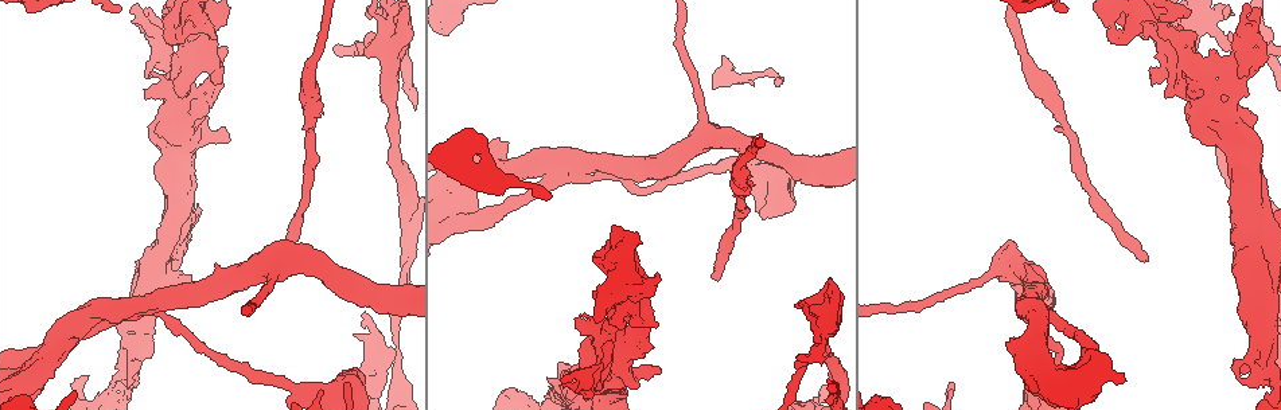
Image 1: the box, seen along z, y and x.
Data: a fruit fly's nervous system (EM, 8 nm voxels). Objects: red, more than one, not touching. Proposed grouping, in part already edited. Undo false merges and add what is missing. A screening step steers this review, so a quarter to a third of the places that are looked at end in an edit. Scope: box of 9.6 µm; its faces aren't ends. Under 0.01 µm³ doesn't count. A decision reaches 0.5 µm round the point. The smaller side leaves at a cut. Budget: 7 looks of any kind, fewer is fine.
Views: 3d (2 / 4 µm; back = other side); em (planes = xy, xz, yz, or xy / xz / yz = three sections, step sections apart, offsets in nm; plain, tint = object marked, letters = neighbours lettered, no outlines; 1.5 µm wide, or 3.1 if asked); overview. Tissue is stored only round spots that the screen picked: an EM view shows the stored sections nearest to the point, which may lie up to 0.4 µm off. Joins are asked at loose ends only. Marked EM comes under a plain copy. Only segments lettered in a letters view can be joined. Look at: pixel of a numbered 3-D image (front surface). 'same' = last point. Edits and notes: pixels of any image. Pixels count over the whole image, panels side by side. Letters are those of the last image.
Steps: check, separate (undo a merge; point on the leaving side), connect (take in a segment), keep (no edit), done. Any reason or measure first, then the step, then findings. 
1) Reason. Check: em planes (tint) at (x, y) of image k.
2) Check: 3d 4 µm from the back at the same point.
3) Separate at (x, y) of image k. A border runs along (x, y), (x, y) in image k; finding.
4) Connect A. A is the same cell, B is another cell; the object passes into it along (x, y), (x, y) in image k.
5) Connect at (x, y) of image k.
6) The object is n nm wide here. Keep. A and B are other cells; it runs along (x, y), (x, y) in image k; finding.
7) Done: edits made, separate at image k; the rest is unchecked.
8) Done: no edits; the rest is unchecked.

Free end. Check: 3d 4 µm from the back at (797, 306) of image 1.

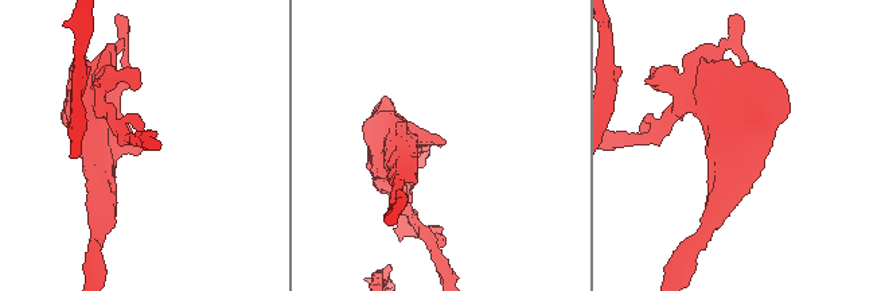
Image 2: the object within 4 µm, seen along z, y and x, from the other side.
Check: em planes (letters) at (440, 142) of image 2.

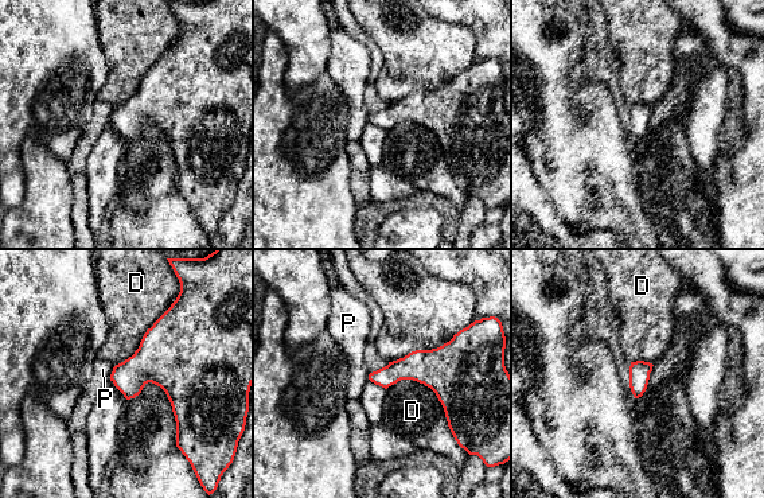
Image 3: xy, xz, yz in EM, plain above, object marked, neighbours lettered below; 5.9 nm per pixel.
Keep. D and P are other cells; none of them fits.

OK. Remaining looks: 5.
Thick turns thin. Check: 3d 4 µm at (1059, 106) of image 1.

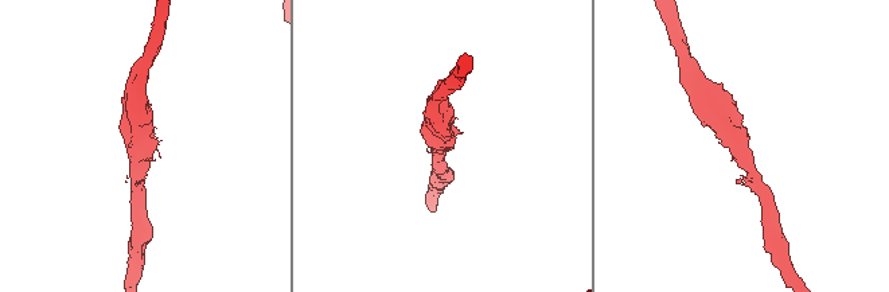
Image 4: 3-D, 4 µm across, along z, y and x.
The arms are 190, 220 nm wide. Check: em planes (letters) at (739, 141) of image 4.

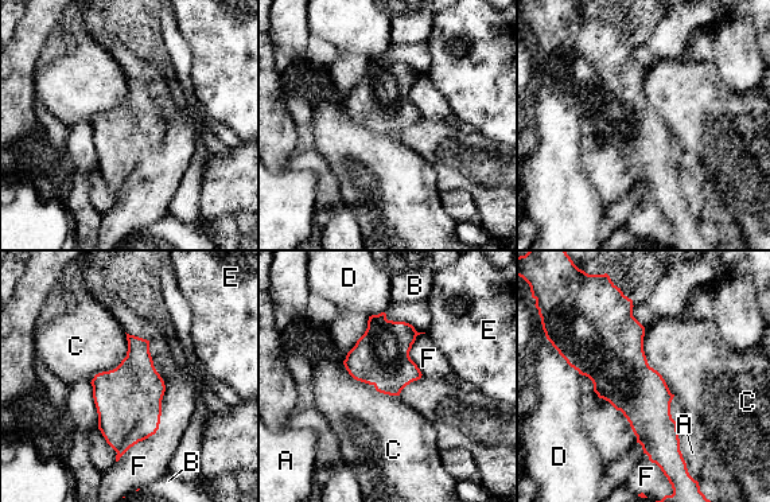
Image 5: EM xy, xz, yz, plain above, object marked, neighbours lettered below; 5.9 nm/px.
Keep. A, B, C, D, E and F are other cells; a border runs along (644, 330), (646, 362), (675, 396) in image 5; continuous, no second cell.

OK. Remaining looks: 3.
Branch stops here. Check: em planes (letters) at (120, 8) of image 1.

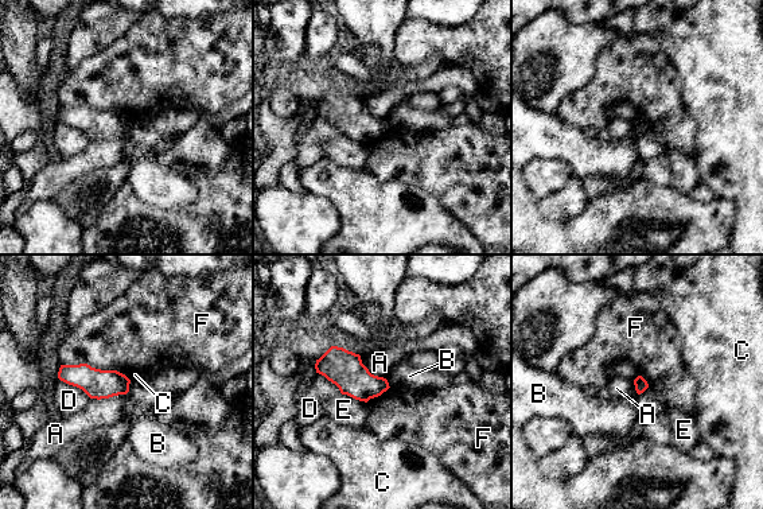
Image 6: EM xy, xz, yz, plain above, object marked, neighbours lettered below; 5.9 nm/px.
Keep. A, B, C, D, E and F are other cells; a border runs along (131, 380), (127, 392) in image 6; no lettered segment goes on from it.

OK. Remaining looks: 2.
Done: no edits; the rest is unchecked.

